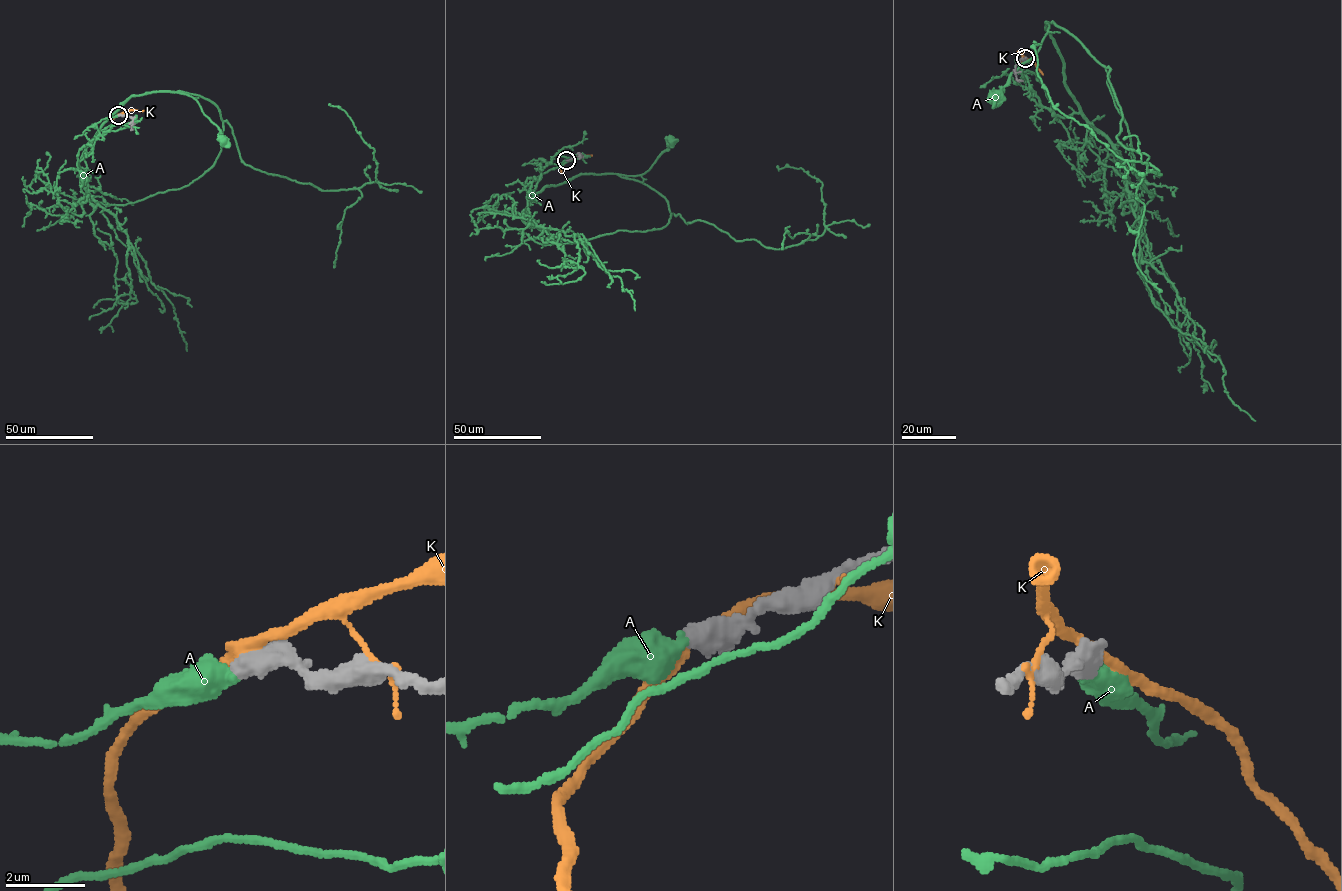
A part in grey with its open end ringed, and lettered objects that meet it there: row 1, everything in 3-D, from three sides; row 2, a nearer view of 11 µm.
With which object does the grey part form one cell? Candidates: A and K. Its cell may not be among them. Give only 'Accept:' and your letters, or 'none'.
Accept: none

